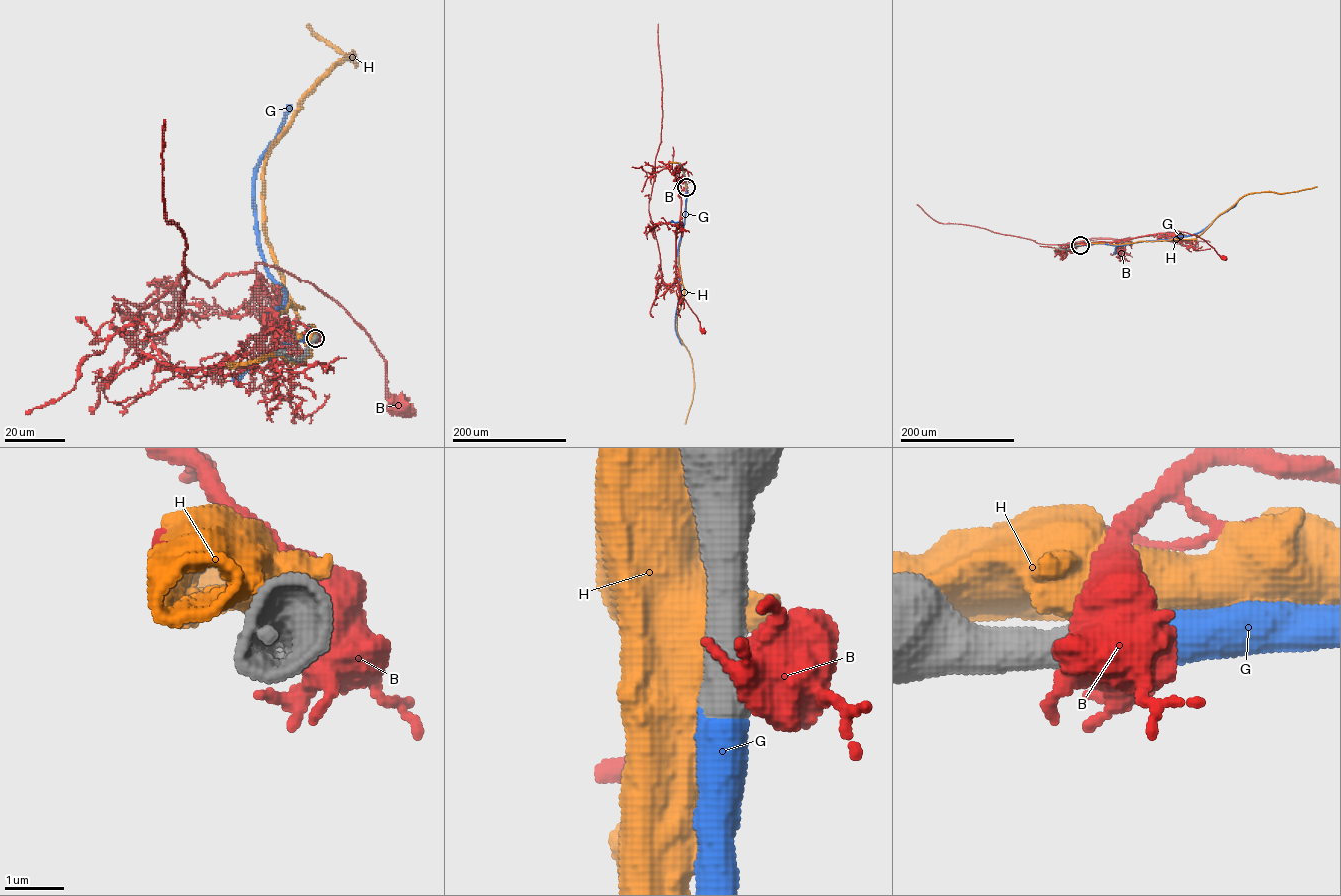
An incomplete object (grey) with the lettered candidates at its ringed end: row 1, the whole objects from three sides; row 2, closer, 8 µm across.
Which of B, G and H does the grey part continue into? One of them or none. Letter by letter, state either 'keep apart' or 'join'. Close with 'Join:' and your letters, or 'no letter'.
B: keep apart
G: join
H: keep apart
Join: G

